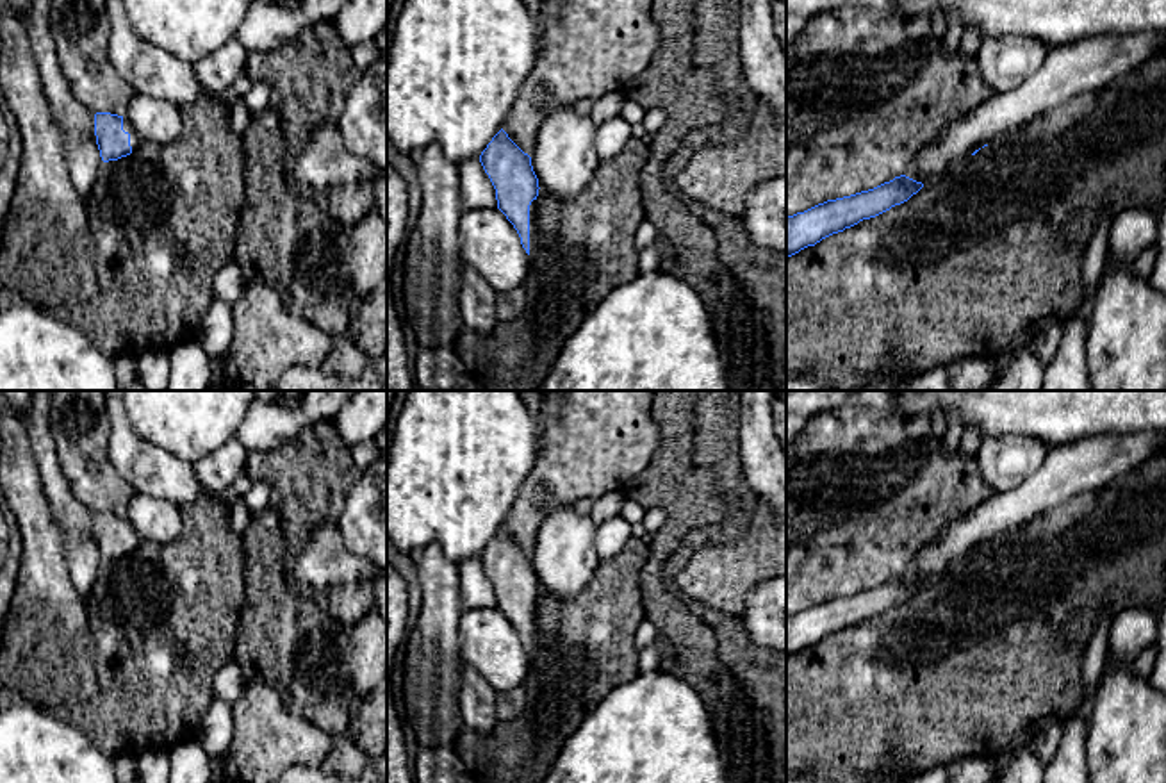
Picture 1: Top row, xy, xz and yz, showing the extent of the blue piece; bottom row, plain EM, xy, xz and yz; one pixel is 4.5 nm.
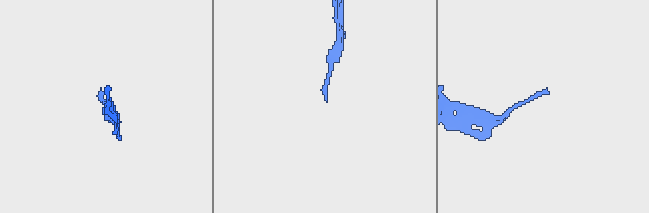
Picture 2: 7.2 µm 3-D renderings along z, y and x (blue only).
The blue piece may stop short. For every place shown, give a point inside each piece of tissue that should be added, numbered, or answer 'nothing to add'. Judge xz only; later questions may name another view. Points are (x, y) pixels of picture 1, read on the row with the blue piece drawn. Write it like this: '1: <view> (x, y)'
1: xz (533, 204)

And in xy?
1: xy (136, 140)

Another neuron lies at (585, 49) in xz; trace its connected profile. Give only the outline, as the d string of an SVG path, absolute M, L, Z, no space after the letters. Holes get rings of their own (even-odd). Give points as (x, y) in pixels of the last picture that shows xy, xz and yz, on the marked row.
M522 0L535 23L535 62L503 130L530 157L542 121L583 98L601 98L640 75L658 52L653 0Z

